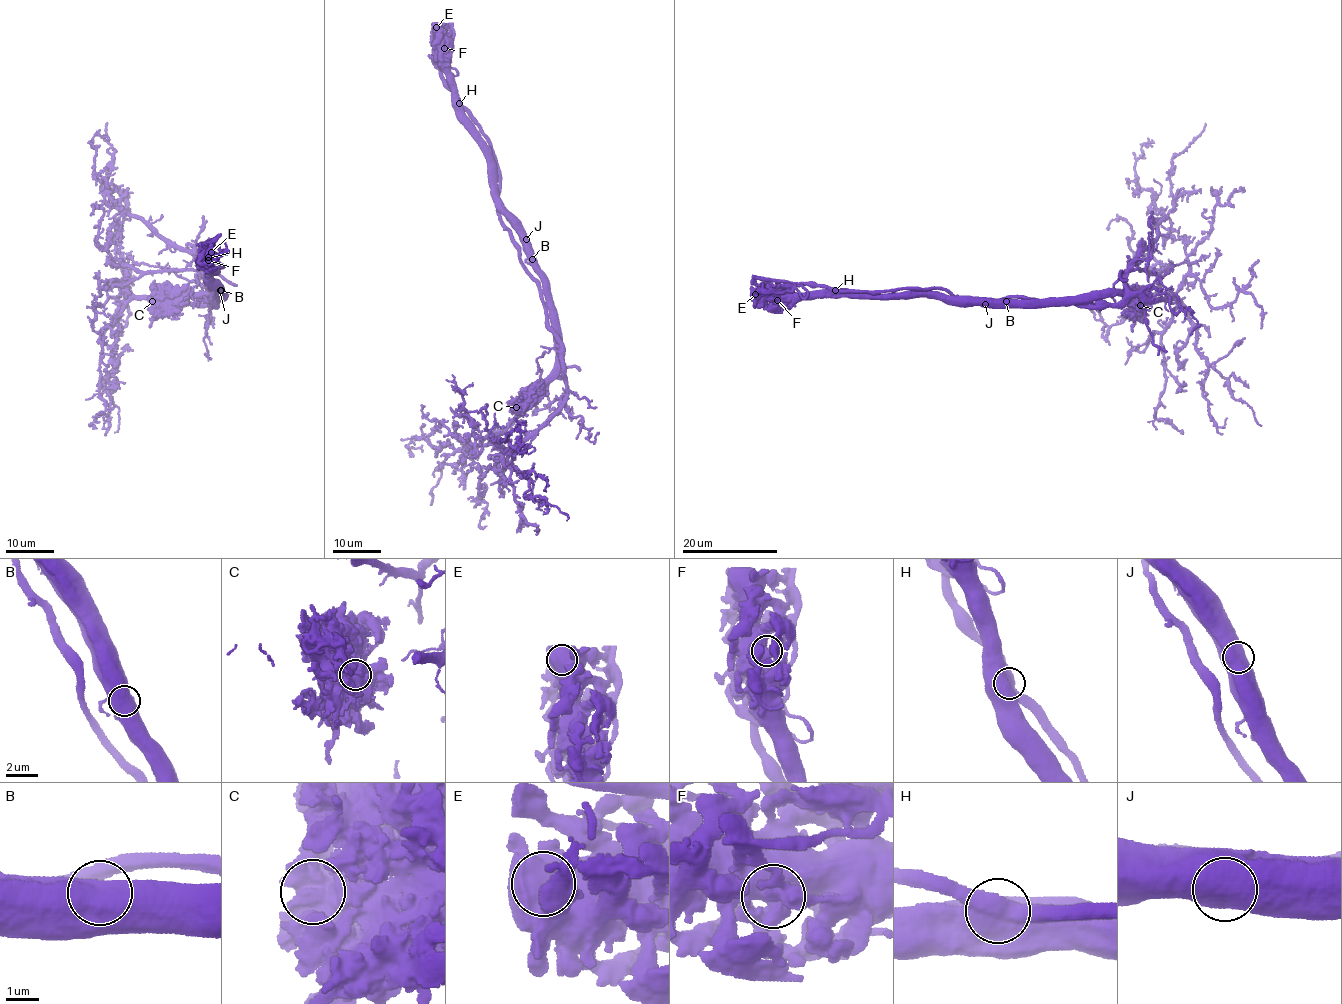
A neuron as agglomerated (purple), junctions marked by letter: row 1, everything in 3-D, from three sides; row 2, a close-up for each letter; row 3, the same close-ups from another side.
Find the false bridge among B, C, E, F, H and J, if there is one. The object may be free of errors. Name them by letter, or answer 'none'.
H

